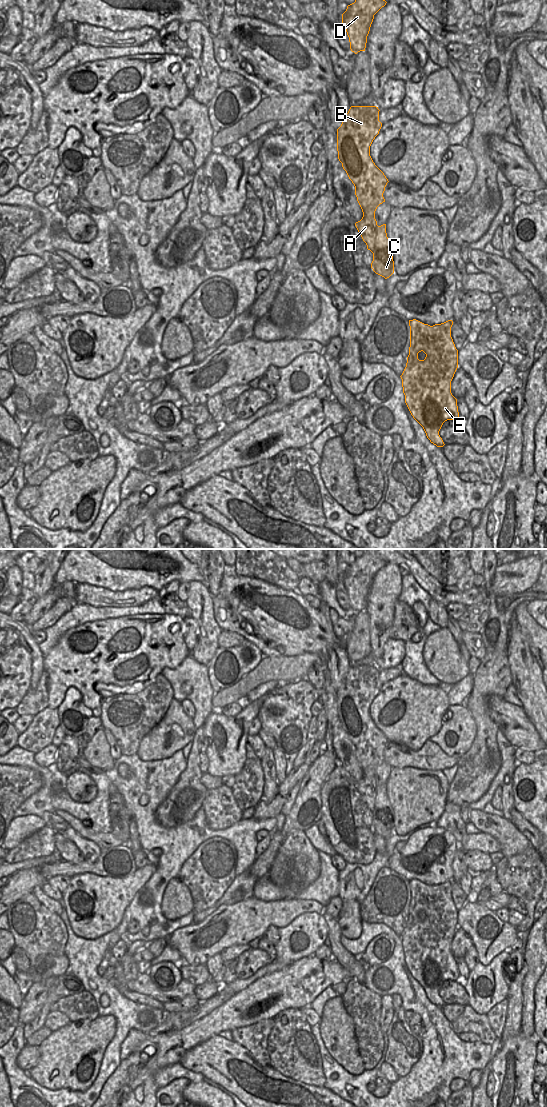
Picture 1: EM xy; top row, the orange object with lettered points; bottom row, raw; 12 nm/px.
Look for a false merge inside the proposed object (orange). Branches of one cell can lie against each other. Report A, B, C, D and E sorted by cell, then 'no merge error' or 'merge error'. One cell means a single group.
A B D E / C; merge error

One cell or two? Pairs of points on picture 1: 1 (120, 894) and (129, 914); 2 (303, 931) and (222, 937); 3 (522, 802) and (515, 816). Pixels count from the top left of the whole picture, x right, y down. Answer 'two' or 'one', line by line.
1: two
2: two
3: two

